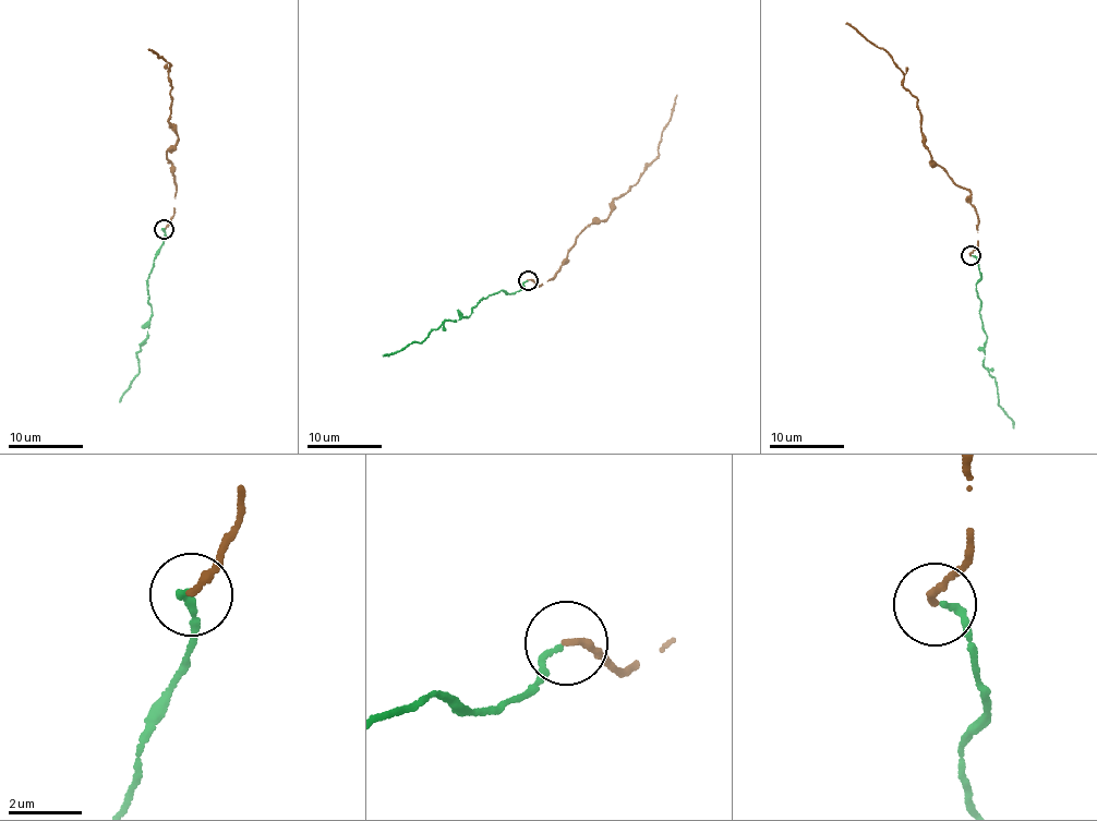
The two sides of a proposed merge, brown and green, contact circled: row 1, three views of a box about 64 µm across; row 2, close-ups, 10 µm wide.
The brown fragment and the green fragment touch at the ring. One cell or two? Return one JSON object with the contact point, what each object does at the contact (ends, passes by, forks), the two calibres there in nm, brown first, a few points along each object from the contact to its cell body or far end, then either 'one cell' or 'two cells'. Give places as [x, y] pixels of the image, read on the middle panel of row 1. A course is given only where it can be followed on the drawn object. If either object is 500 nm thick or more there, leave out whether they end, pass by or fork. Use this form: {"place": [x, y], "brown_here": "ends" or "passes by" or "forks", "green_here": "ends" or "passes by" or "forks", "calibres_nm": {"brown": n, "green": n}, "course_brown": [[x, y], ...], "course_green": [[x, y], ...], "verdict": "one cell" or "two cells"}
{"place": [528, 280], "brown_here": "ends", "green_here": "ends", "calibres_nm": {"brown": 190, "green": 140}, "course_brown": [[529, 279], [540, 286], [554, 277], [582, 231], [606, 218], [613, 200], [658, 155], [677, 94]], "course_green": [[527, 280], [518, 291], [507, 294], [501, 290], [479, 300], [467, 318], [449, 321], [420, 342], [383, 355]], "verdict": "one cell"}

